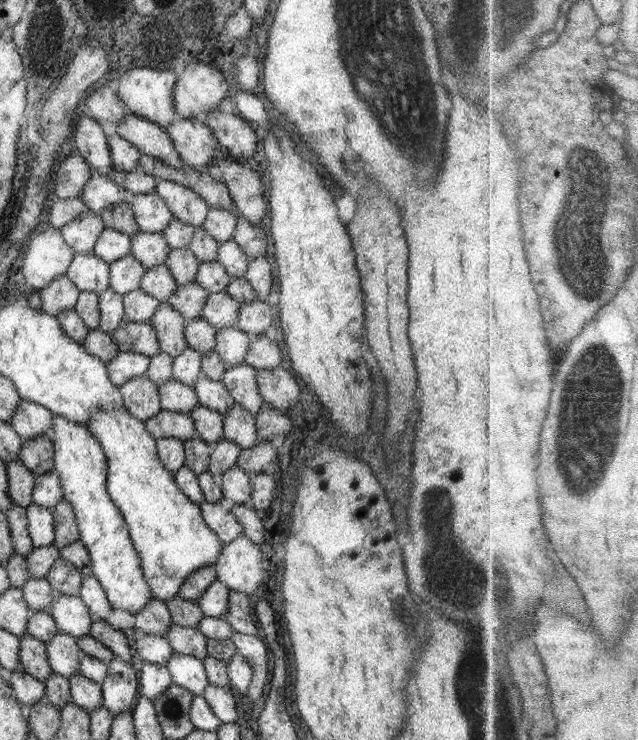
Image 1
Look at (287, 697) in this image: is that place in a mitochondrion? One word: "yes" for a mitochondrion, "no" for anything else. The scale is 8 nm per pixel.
no

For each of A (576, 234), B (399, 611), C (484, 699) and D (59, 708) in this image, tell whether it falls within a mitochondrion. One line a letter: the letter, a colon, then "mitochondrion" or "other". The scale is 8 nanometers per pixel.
A: mitochondrion
B: mitochondrion
C: mitochondrion
D: other

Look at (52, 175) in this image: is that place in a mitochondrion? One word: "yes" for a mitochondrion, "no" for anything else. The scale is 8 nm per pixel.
no

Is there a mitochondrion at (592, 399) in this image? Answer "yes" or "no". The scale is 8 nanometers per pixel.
yes

